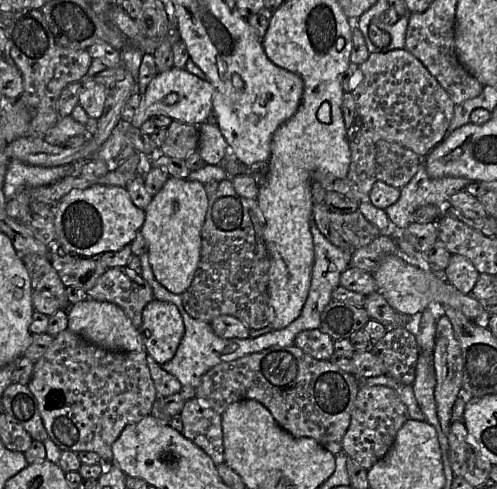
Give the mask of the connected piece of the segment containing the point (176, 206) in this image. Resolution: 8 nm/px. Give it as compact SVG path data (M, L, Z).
M170 176L144 211L145 221L140 234L148 245L149 263L157 281L174 294L185 292L195 276L201 257L201 231L208 200L202 183Z

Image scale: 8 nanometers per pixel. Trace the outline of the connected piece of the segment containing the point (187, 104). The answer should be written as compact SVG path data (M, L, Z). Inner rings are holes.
M173 67L167 71L159 72L147 85L131 124L135 128L141 128L141 125L151 119L153 115L165 114L181 123L199 126L206 123L207 117L213 111L213 92L214 87L209 81L199 78L186 69ZM170 94L175 96L175 101L172 104L165 104L163 100Z

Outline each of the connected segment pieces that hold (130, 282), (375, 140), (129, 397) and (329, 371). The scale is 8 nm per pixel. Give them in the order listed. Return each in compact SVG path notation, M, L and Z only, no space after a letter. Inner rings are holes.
M128 267L108 268L86 292L90 299L111 302L121 307L139 331L143 309L155 299L147 281Z
M353 125L347 130L347 135L351 153L347 176L335 179L326 188L327 192L334 191L358 202L369 202L369 192L376 182L401 189L420 168L423 160L420 156L395 142L383 139L369 127Z
M65 330L55 338L47 352L34 365L29 390L35 396L39 411L51 439L61 451L95 452L103 461L113 460L112 444L123 429L151 415L158 393L147 363L148 353L110 351Z
M273 346L230 362L222 362L203 375L196 397L205 406L222 415L233 402L256 400L272 414L278 425L294 437L315 439L334 455L342 451L342 439L350 425L351 411L360 380L342 371L328 360L317 360L296 346Z

